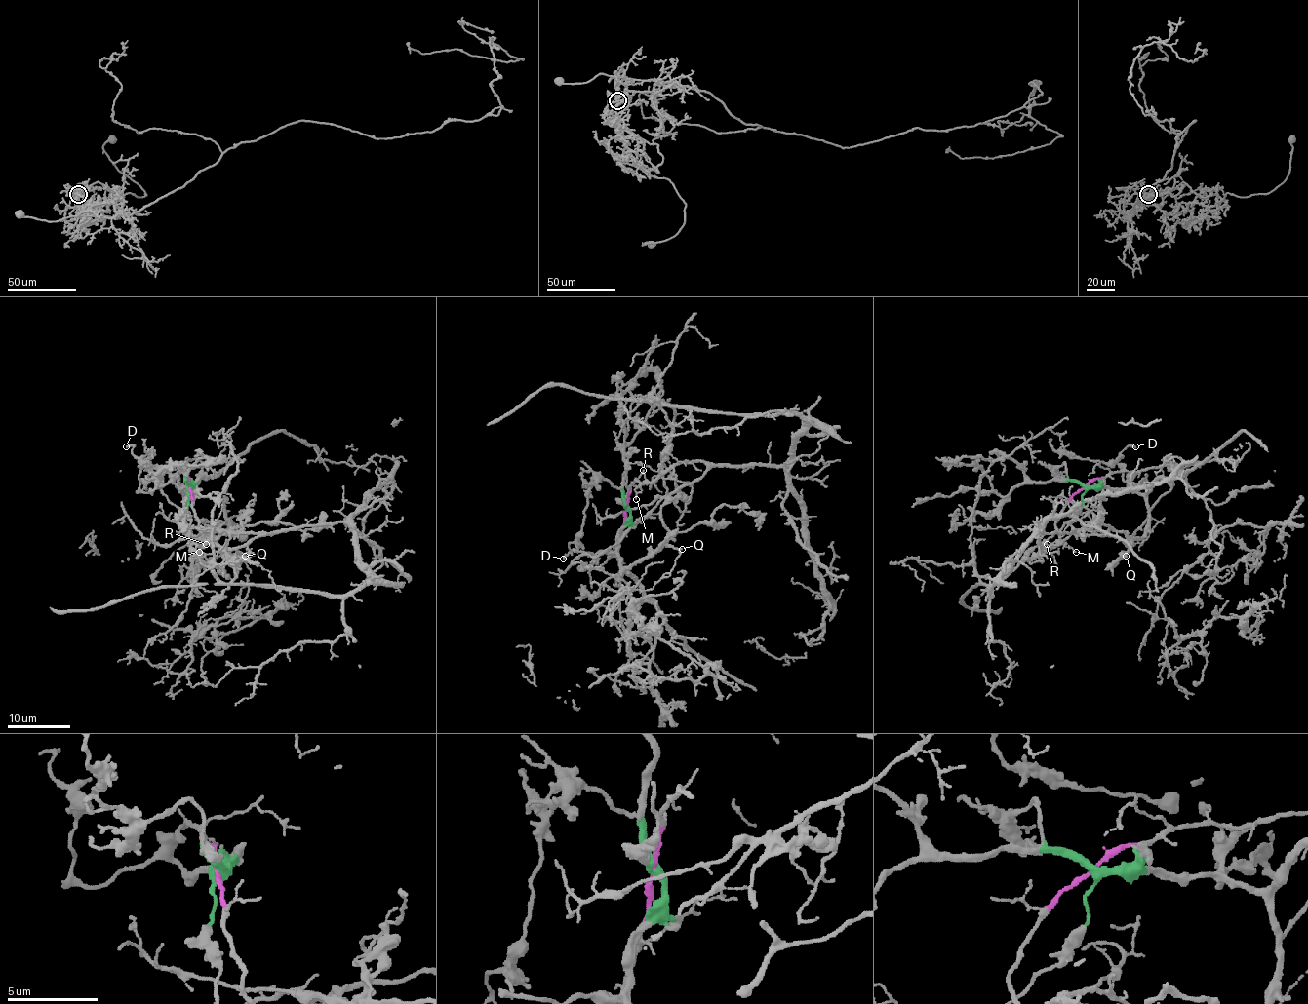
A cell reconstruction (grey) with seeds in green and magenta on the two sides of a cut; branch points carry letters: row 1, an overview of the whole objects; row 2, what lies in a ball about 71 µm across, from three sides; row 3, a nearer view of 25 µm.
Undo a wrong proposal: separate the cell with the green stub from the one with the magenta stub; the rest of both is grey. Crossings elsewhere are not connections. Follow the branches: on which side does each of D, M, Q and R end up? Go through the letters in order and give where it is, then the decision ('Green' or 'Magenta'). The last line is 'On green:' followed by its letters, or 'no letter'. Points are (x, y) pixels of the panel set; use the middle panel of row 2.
D: Place: (563, 559). Green
M: Place: (636, 499). Magenta
Q: Place: (682, 549). Green
R: Place: (643, 470). Magenta
On green: D, Q

